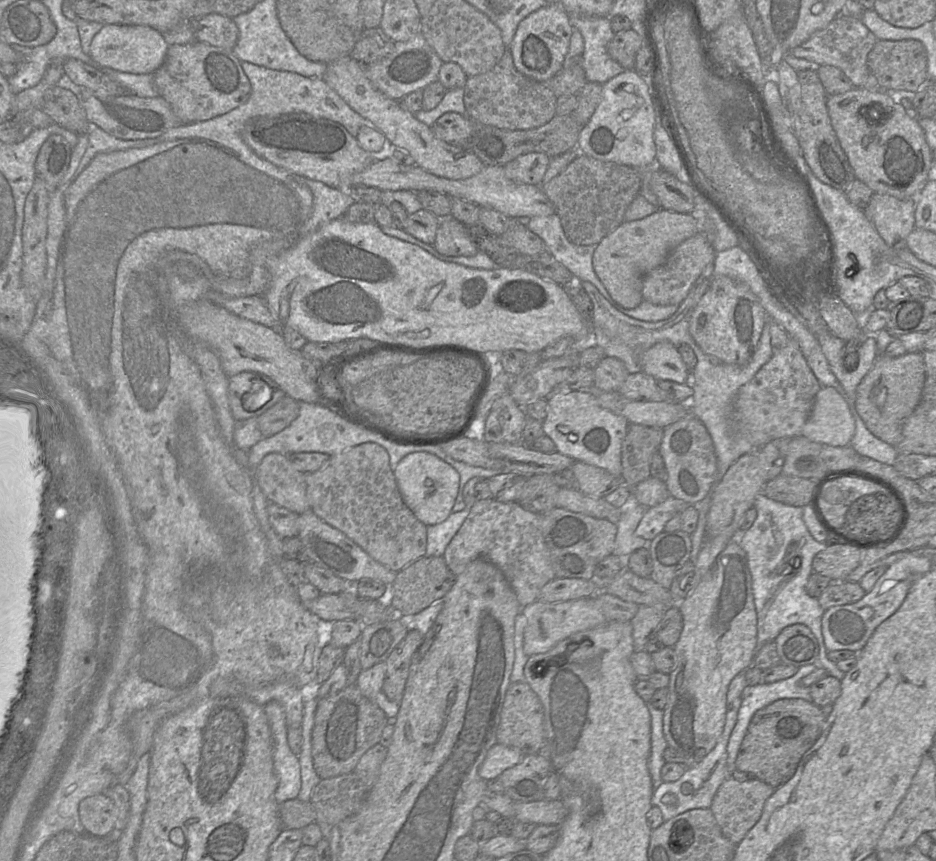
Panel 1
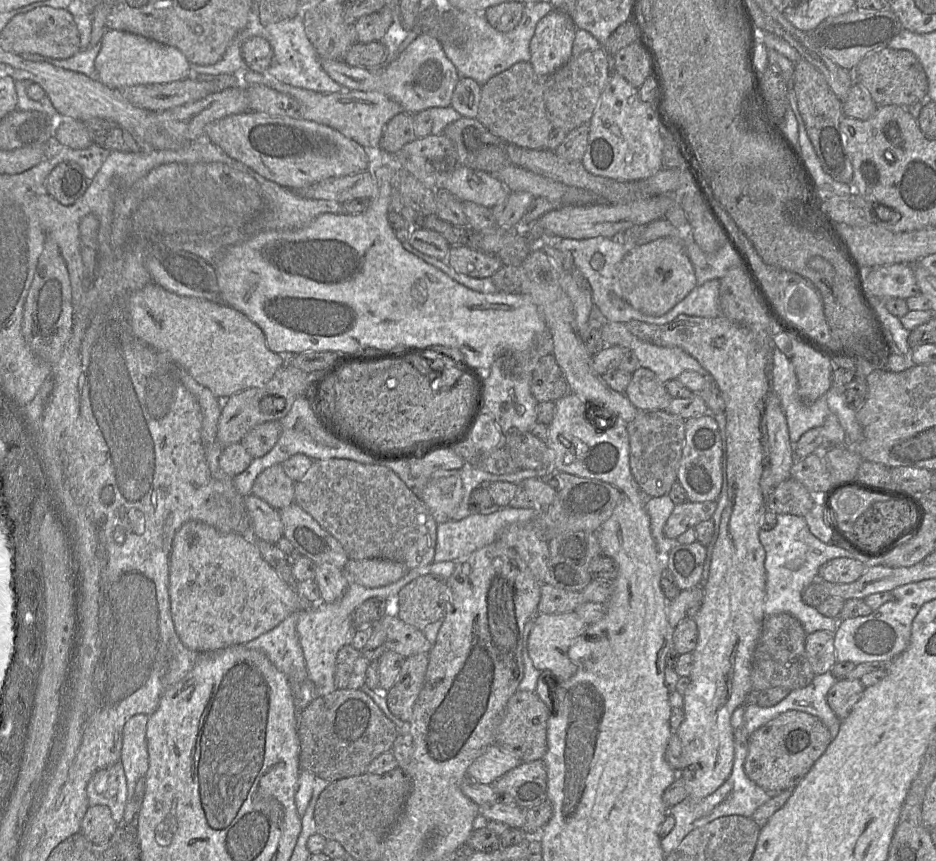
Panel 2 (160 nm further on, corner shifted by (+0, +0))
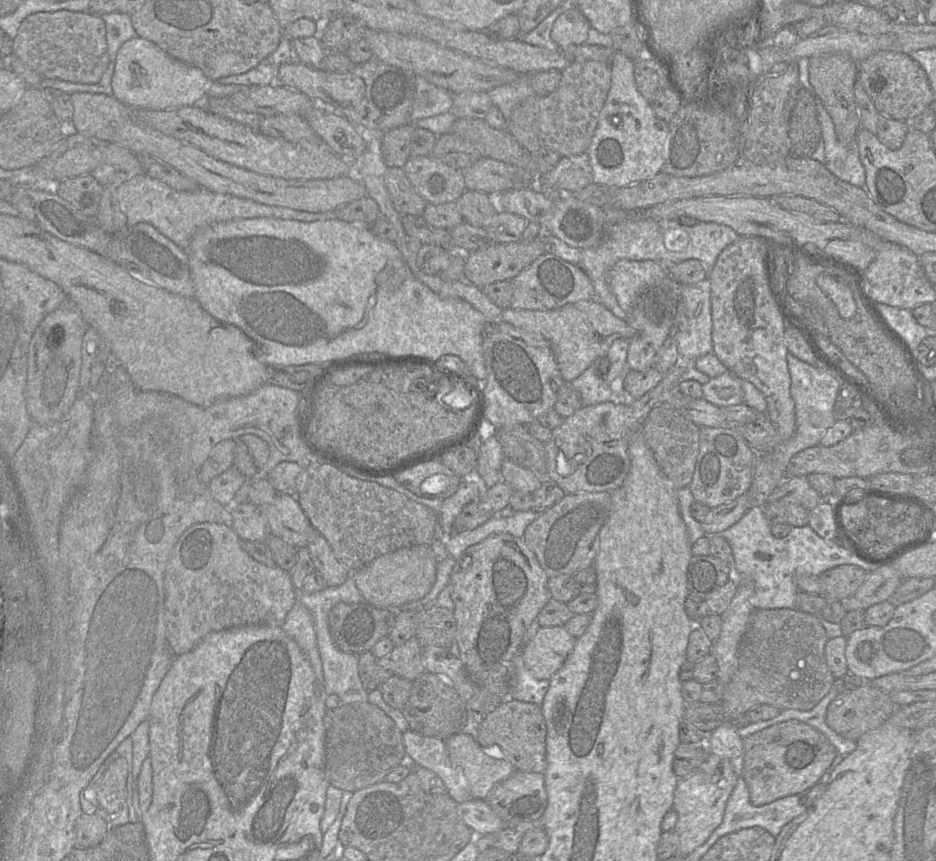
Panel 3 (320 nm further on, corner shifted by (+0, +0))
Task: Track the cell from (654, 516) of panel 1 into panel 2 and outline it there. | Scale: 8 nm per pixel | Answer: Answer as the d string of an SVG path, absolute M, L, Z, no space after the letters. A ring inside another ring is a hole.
M688 501L677 504L664 525L664 535L676 539L689 528L694 528L702 521L710 520L716 509L717 501Z

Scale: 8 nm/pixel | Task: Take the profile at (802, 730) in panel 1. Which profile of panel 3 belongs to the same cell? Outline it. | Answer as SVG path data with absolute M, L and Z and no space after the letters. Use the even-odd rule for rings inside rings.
M797 719L771 725L745 737L743 777L748 786L750 802L755 806L761 806L813 787L824 775L830 773L836 754L839 753L823 733Z

